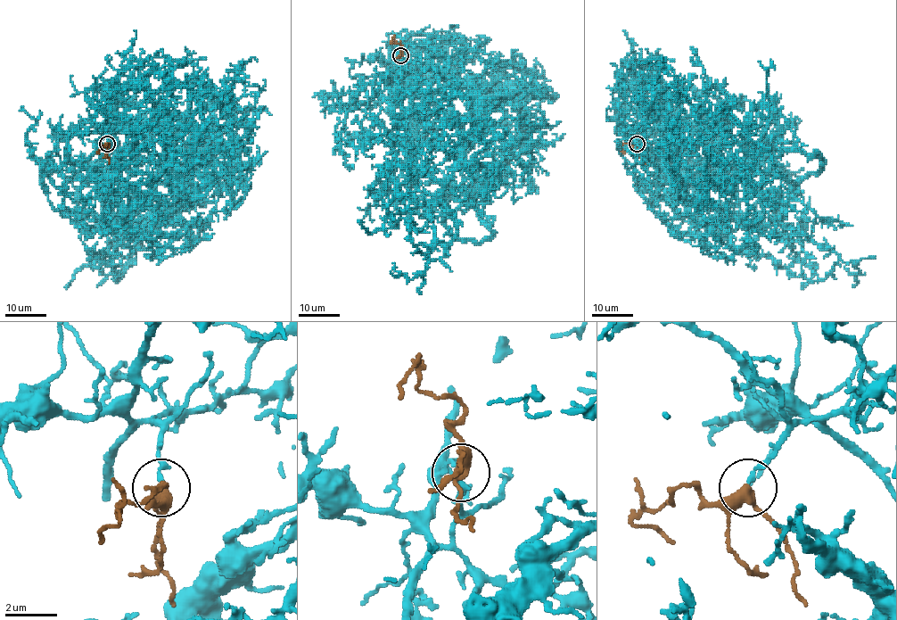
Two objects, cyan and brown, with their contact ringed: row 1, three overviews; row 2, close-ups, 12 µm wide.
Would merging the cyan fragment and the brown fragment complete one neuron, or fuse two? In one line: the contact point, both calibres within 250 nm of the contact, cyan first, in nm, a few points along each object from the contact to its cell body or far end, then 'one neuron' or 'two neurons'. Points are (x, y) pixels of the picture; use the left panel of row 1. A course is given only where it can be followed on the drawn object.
(107, 144) | 160/380 nm | cyan via (108, 144), (86, 162), (104, 215), (145, 227), (151, 192), (173, 173), (153, 112), (160, 102), (185, 111) | brown via (108, 144), (108, 146), (106, 144), (97, 152) | one neuron

